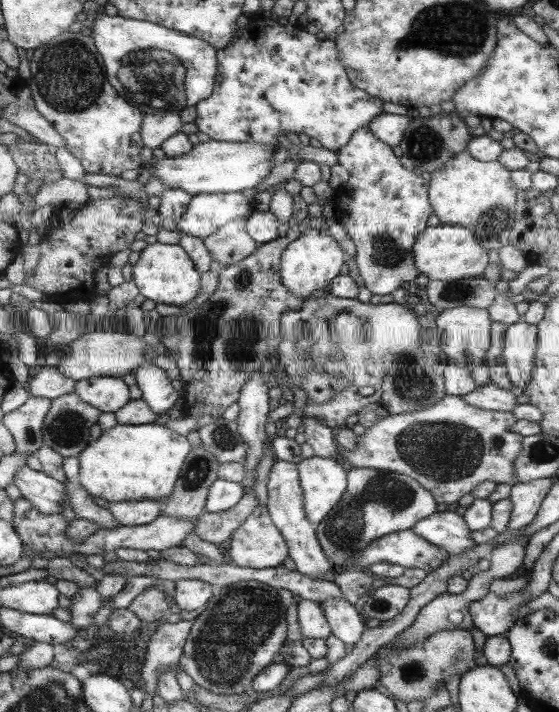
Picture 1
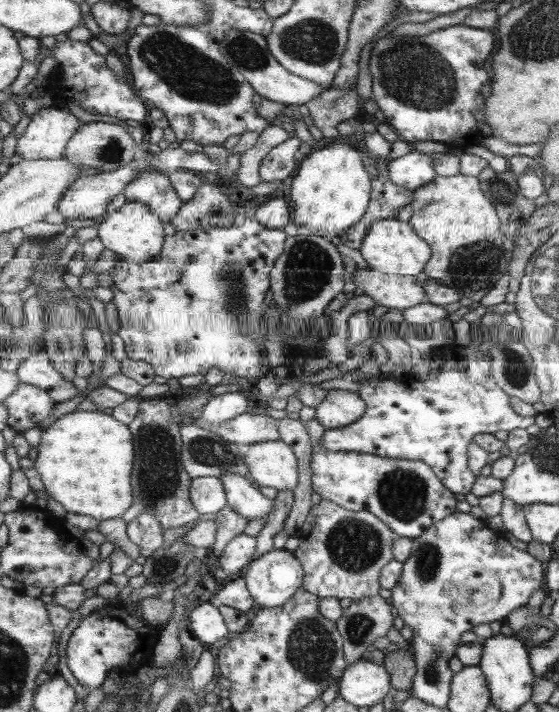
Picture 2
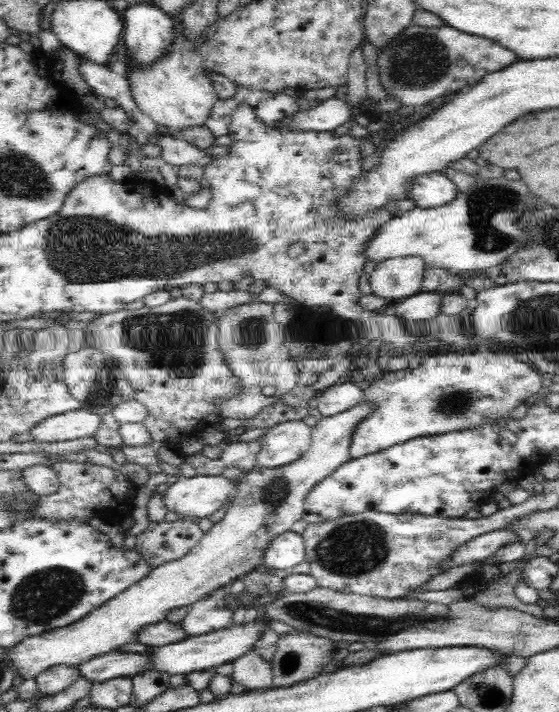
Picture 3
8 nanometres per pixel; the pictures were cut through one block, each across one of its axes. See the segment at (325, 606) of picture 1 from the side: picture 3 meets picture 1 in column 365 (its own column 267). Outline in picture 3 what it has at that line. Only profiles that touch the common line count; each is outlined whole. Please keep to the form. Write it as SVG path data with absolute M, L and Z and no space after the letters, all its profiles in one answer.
M268 624L245 625L238 627L230 625L226 629L221 629L211 634L201 635L198 637L186 637L180 642L172 642L166 646L151 647L146 652L146 657L150 659L150 668L156 673L168 674L168 677L186 675L195 671L214 670L220 665L232 663L244 652L252 650L254 642L260 638L260 634L268 628Z

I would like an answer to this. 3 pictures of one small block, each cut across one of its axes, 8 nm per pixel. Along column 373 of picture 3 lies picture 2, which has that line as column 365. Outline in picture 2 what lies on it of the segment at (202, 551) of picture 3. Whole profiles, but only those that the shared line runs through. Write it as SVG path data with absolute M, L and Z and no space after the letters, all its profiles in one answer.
M335 388L328 390L324 400L315 406L314 420L324 430L350 426L363 417L366 408L359 394Z

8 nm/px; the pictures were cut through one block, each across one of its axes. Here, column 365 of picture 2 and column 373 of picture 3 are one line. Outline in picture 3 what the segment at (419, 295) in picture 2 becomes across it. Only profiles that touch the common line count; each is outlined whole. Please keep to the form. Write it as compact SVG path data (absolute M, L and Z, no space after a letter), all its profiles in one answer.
M414 256L412 258L394 258L381 262L376 265L376 268L370 274L370 292L387 302L420 293L425 269L426 267L424 267L422 260Z

